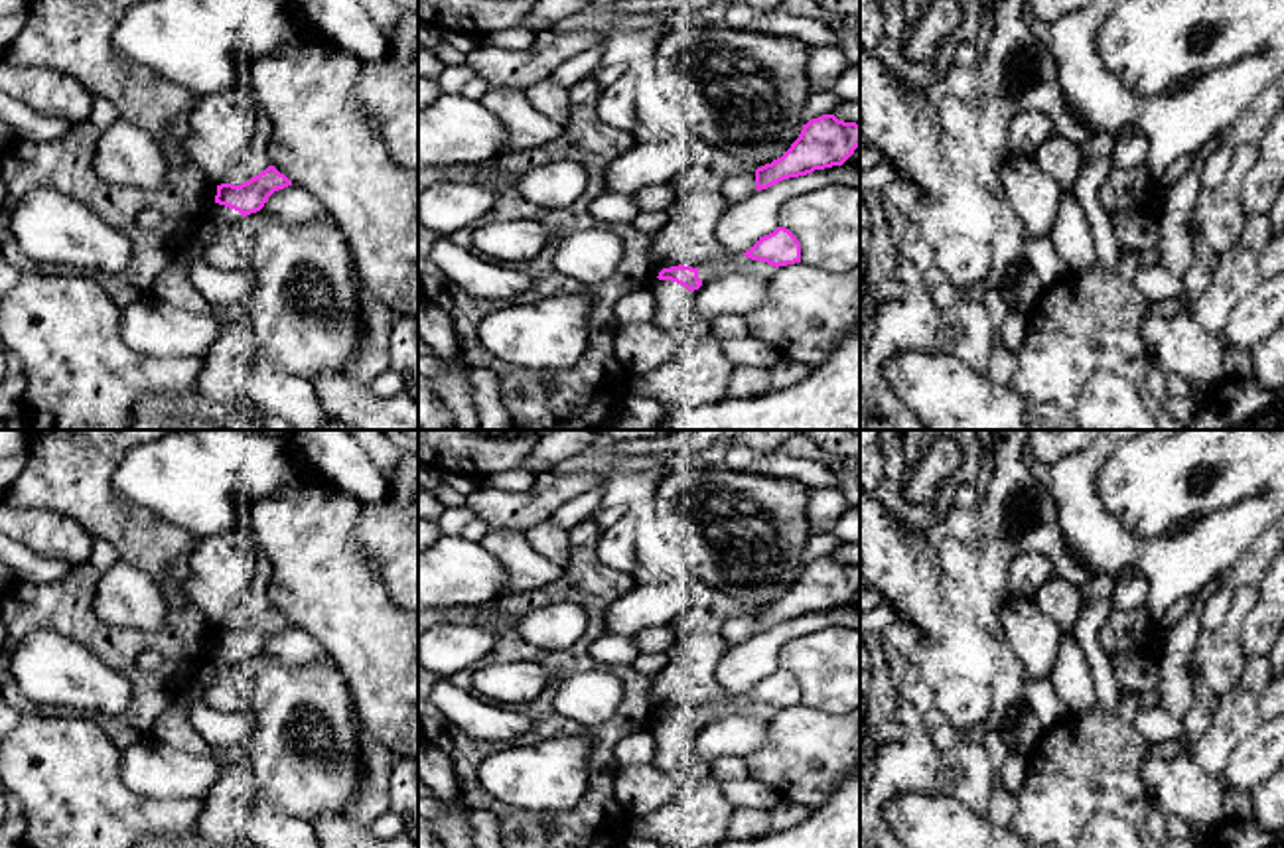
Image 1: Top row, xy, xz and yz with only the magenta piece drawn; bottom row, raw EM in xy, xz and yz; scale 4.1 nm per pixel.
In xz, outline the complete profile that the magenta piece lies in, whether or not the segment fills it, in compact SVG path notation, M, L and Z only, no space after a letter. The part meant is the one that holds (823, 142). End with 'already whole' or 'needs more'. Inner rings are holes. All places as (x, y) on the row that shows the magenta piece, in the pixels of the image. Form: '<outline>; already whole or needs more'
M822 114L803 124L791 148L771 164L755 170L757 191L783 179L842 166L860 146L860 124Z; already whole

